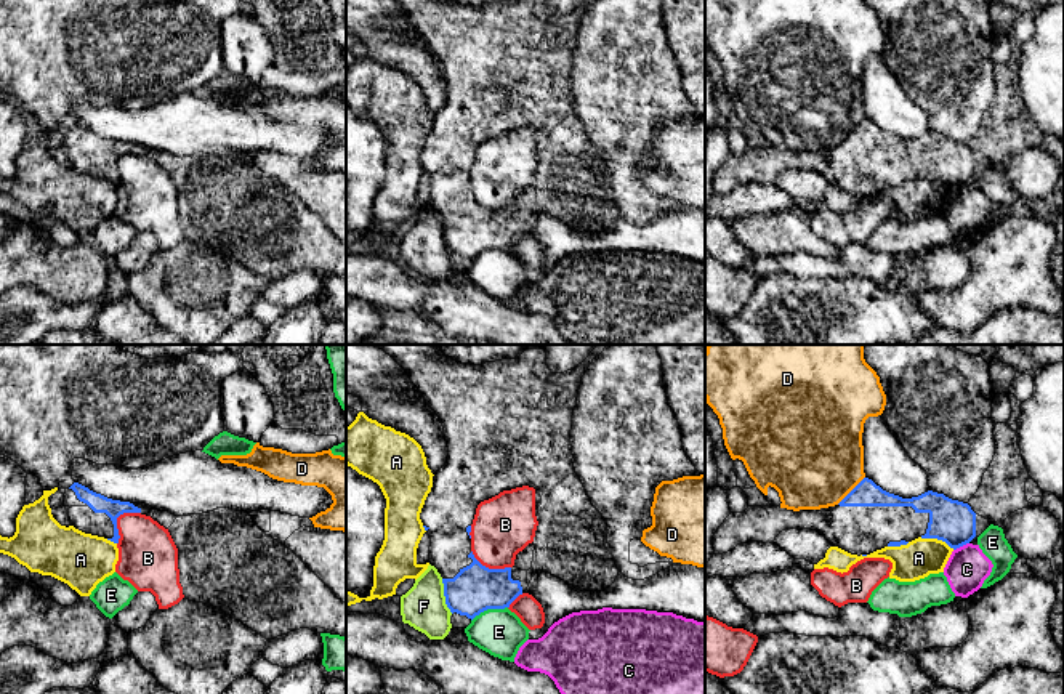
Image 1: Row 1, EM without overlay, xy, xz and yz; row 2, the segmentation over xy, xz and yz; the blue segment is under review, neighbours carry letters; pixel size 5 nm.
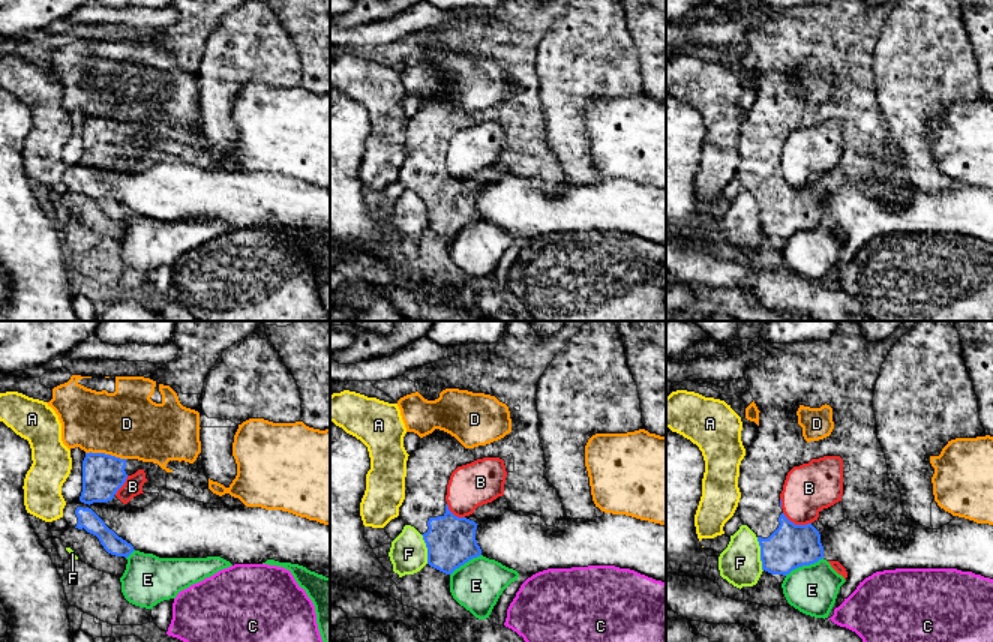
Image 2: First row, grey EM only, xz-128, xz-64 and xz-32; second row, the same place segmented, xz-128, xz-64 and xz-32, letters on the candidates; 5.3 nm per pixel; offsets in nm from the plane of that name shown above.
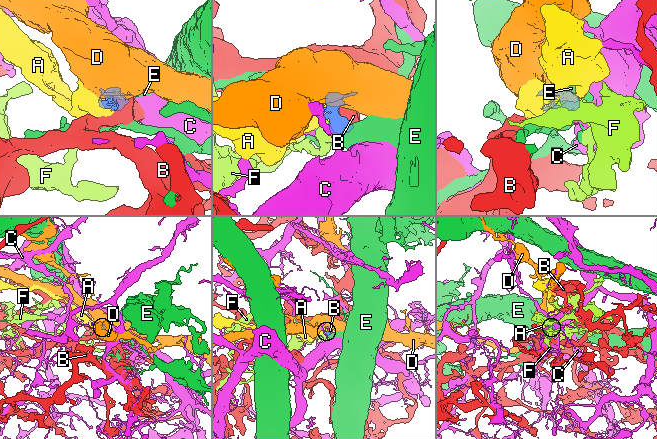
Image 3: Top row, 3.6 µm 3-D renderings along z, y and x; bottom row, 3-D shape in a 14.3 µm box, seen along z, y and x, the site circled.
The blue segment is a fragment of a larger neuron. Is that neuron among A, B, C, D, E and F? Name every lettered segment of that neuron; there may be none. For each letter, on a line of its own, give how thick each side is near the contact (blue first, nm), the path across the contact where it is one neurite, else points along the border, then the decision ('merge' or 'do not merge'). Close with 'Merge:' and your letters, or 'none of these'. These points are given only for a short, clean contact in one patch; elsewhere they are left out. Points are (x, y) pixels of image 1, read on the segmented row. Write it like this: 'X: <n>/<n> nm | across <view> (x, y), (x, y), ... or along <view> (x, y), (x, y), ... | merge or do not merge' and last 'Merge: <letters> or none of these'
A: 220/190 nm | do not merge
B: 90/300 nm | do not merge
C: 220/200 nm | along yz (968, 542), (954, 550) | do not merge
D: 130/500 nm | along yz (864, 476), (837, 504) | do not merge
E: 240/240 nm | along xz (507, 606), (484, 609), (471, 621) | do not merge
F: 240/220 nm | along xz (441, 579), (444, 603), (452, 613) | do not merge
Merge: none of these

